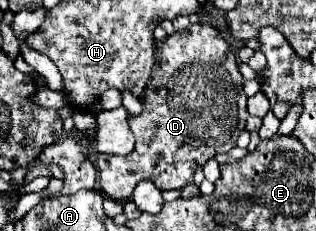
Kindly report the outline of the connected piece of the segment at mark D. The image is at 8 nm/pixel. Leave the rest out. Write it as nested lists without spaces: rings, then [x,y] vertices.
[[[208,23],[190,25],[162,41],[160,59],[154,65],[144,97],[142,115],[128,117],[136,137],[134,151],[124,157],[98,153],[96,159],[102,193],[108,193],[118,203],[126,203],[140,181],[152,181],[160,191],[186,187],[198,167],[236,145],[248,119],[236,57],[222,35]]]

